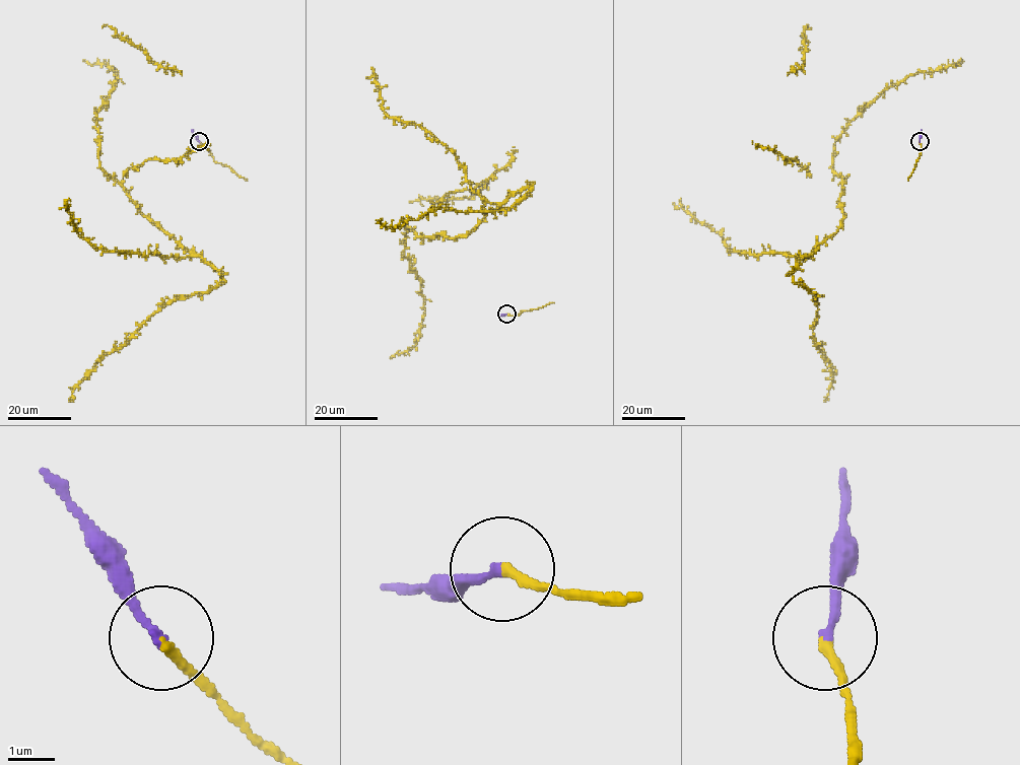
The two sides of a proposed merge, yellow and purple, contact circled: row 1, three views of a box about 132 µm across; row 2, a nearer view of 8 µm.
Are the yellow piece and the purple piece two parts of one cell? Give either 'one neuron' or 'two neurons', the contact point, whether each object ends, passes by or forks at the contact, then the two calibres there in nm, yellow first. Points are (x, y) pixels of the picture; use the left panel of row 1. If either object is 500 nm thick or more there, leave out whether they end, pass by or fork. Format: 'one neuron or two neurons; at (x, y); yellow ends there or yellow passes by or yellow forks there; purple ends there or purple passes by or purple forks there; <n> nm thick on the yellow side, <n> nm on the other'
one neuron; at (199, 141); yellow ends there; purple ends there; 200 nm thick on the yellow side, 180 nm on the other

